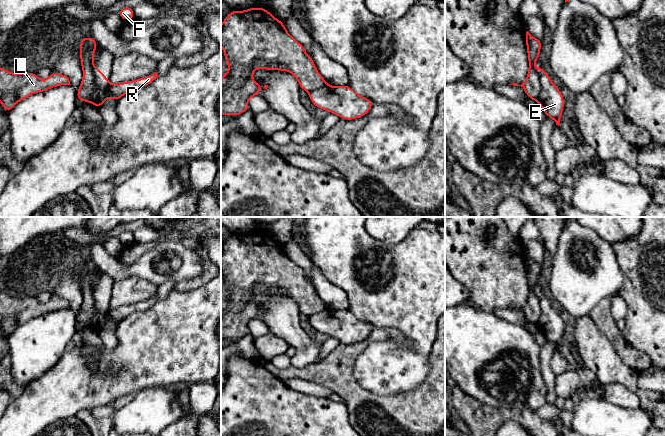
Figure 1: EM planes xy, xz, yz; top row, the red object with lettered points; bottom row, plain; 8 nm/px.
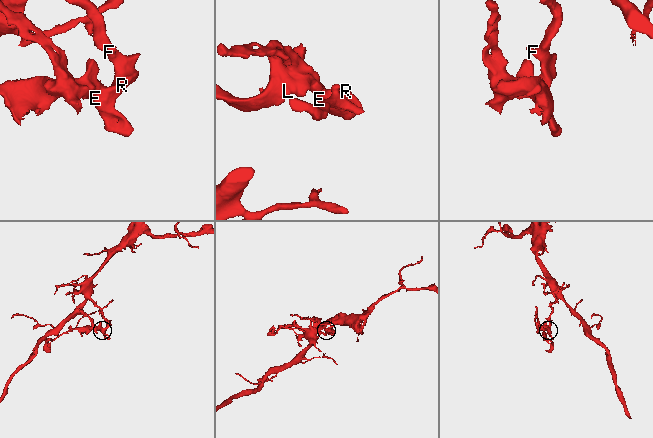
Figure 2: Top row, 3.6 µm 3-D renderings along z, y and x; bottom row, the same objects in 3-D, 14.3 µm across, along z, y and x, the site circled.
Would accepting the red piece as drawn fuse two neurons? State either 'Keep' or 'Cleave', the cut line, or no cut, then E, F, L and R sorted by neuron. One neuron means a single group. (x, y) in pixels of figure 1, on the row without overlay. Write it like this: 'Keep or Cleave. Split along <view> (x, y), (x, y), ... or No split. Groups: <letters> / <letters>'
Cleave. Split along xy (93, 290), (95, 315), (89, 325). Groups: E F R / L

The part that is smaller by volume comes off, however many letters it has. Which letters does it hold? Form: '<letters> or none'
L

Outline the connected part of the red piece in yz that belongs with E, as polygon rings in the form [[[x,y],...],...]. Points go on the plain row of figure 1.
[[[538,290],[538,298],[541,315],[537,326],[546,340],[552,342],[559,350],[565,328],[564,321],[558,311],[552,307],[552,303],[542,290]]]

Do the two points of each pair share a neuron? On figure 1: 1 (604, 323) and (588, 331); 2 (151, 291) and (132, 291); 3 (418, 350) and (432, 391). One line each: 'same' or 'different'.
1: different
2: same
3: different

